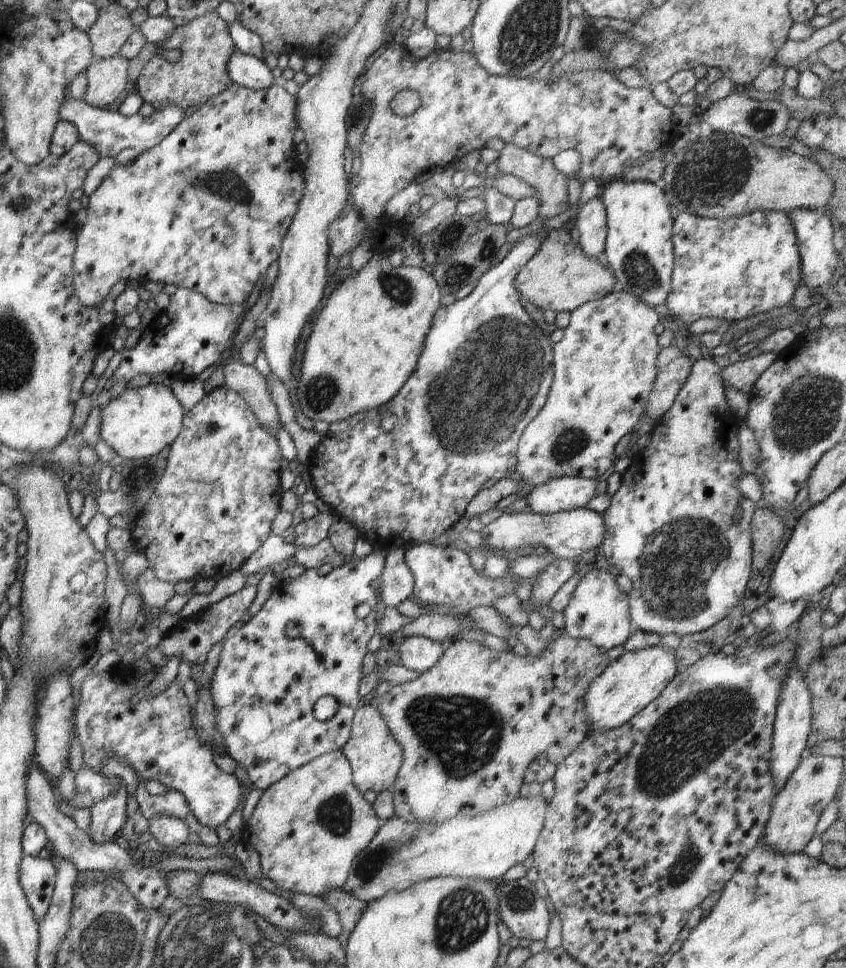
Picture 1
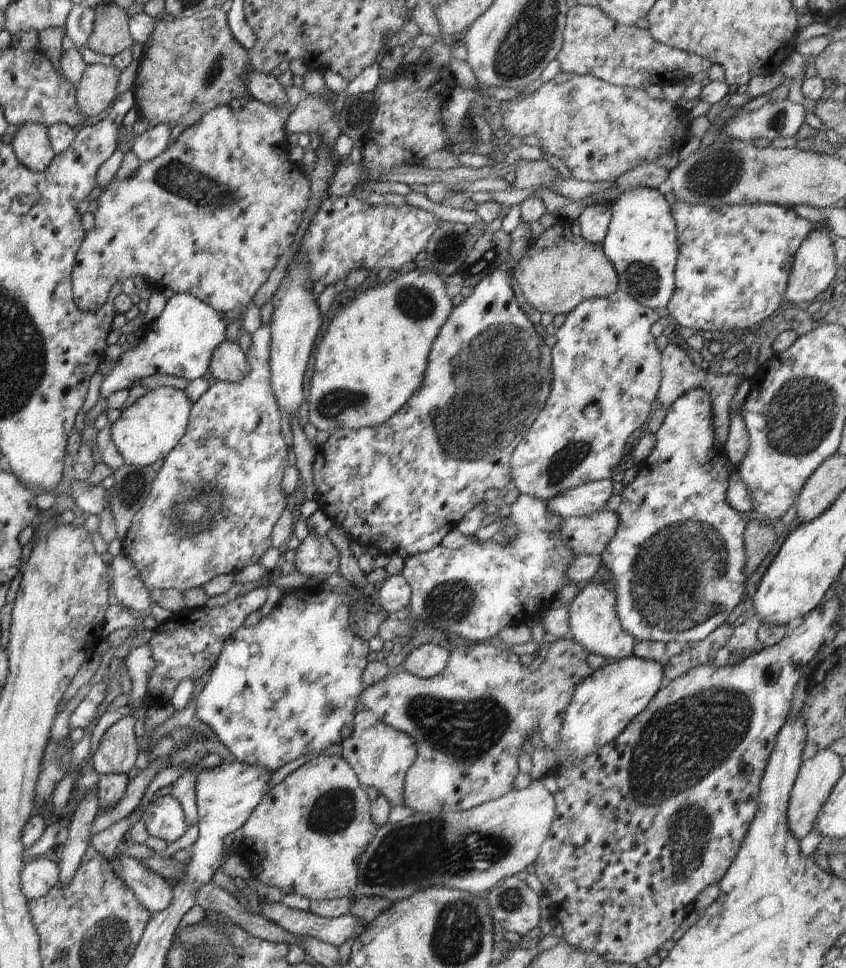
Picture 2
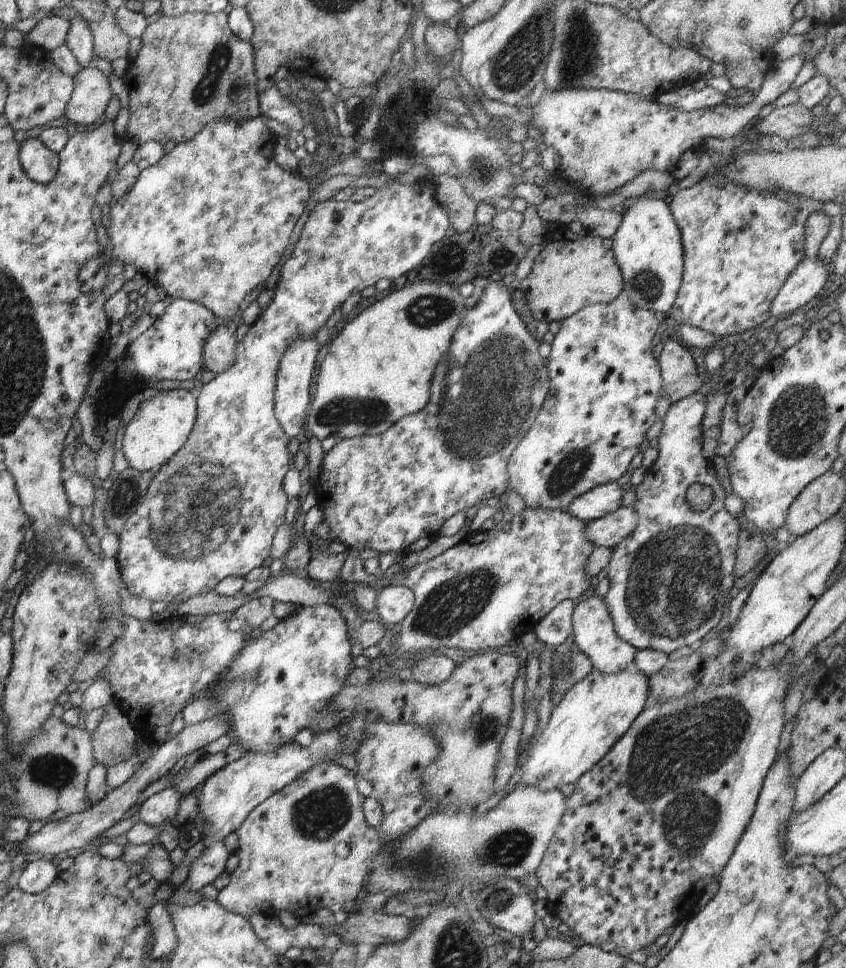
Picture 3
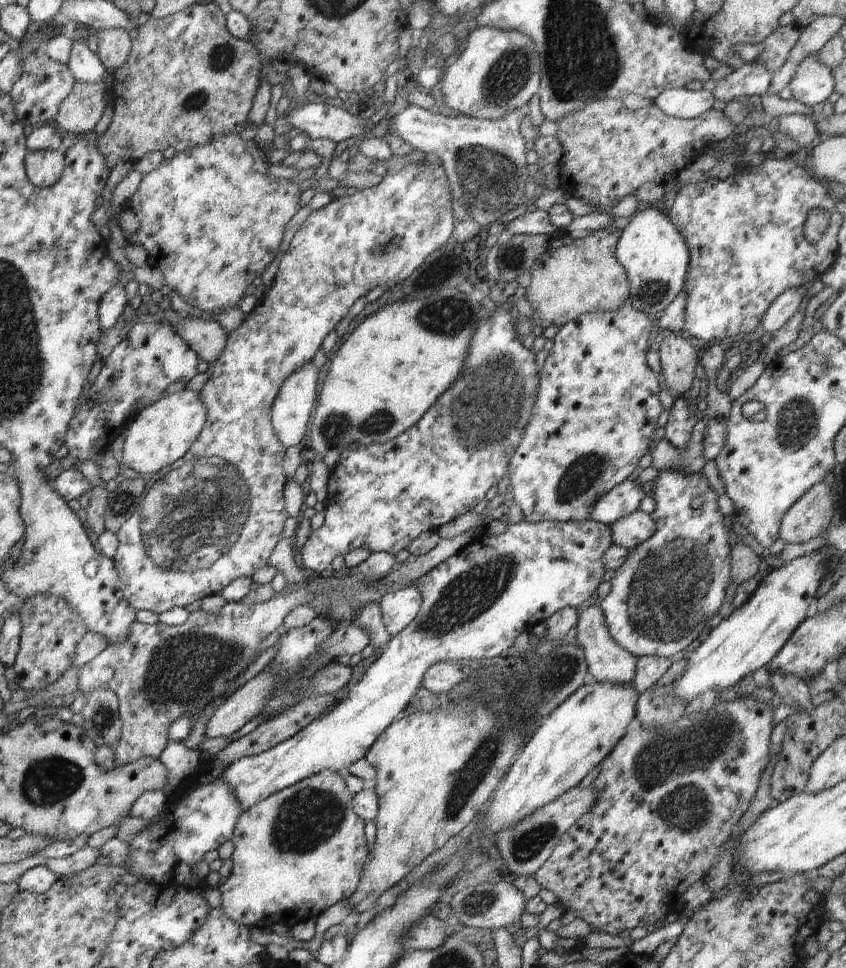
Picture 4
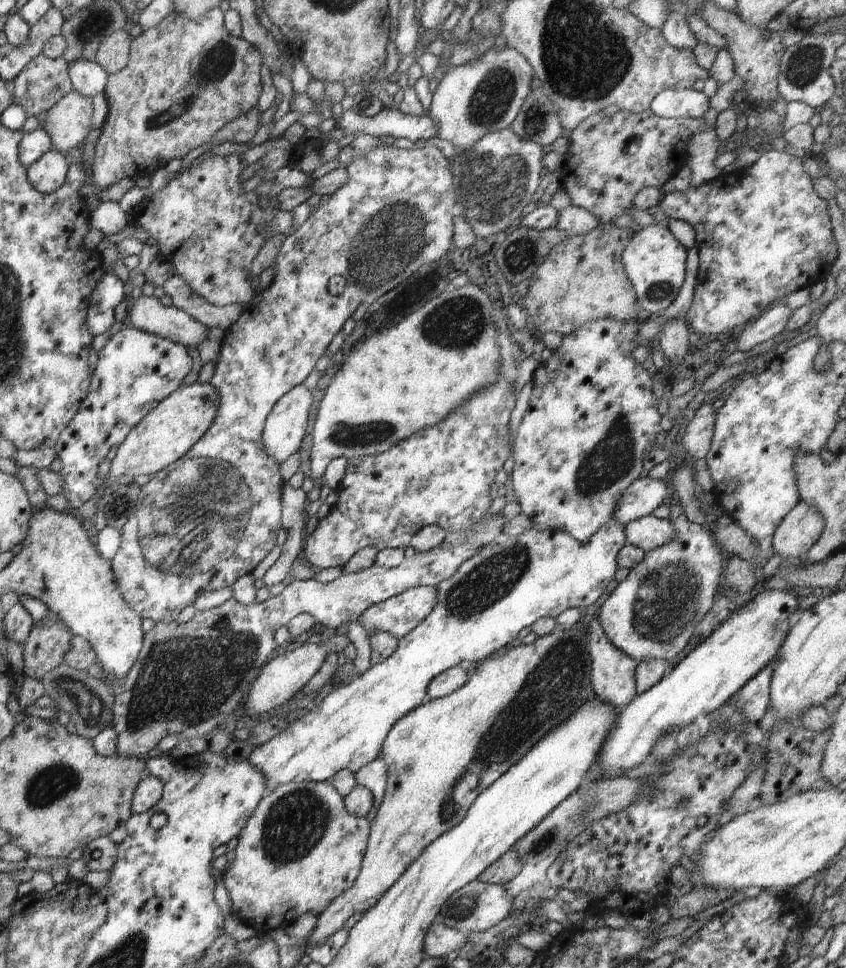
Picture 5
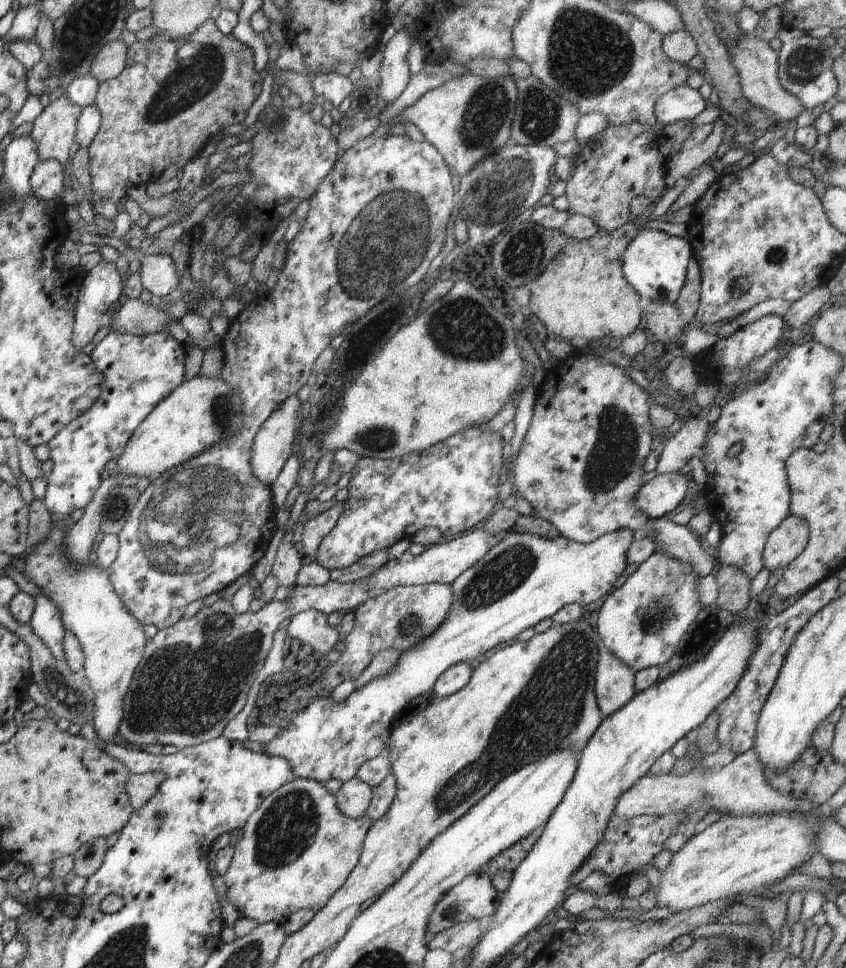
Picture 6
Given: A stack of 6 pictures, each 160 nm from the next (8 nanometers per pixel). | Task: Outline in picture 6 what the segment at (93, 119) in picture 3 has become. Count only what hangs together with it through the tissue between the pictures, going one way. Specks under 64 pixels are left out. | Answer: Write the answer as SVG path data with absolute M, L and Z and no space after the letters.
M56 95L45 101L42 113L33 121L30 135L37 144L39 162L54 159L64 165L70 156L82 111L68 97Z

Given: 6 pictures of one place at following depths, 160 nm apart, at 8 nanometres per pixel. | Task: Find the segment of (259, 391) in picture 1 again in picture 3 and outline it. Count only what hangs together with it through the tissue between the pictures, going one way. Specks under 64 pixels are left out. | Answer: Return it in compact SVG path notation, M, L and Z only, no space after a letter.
M233 320L225 325L217 325L207 338L203 348L203 364L205 369L215 374L228 370L235 361L237 347L236 329L238 321Z

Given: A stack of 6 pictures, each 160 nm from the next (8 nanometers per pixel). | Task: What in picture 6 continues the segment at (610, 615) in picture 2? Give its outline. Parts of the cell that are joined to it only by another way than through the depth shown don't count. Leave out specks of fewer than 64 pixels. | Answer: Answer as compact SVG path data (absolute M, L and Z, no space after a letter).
M601 645L597 656L595 695L604 717L626 706L637 695L633 668Z

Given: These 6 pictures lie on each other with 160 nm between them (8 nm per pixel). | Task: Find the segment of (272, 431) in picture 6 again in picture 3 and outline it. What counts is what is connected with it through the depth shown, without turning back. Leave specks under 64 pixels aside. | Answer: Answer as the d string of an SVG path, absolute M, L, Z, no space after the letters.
M314 335L295 338L291 345L287 346L278 365L274 395L275 415L284 432L292 440L302 440L302 432L306 430L306 418L310 406L310 380L314 376L316 355L320 348Z

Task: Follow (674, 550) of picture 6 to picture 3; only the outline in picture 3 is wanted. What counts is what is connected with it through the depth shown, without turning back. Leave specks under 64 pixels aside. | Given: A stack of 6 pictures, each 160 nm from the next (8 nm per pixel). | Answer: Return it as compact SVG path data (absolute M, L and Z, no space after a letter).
M618 507L605 517L585 524L587 539L595 547L613 549L635 529L637 516L632 507Z

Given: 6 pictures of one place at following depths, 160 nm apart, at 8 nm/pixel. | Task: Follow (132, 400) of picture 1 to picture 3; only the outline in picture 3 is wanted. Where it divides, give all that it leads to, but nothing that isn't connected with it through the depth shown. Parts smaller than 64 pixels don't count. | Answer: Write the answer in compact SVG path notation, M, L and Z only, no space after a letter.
M168 389L152 399L140 403L139 408L125 426L122 451L129 466L139 471L156 471L180 450L197 417L197 398L186 389Z

